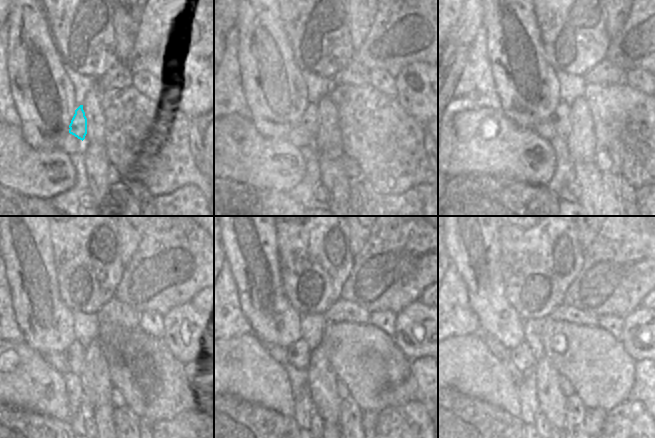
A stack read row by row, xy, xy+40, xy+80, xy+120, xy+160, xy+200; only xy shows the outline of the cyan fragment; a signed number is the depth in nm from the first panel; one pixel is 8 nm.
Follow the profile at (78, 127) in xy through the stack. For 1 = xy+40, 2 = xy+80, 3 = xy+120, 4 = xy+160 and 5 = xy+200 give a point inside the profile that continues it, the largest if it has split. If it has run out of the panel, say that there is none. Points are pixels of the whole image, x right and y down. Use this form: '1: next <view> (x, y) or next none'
1: next xy+40 (303, 126)
2: next xy+80 (525, 127)
3: next xy+120 (74, 353)
4: next xy+160 (298, 354)
5: next xy+200 (522, 356)

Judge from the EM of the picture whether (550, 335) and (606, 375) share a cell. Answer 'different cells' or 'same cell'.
same cell

